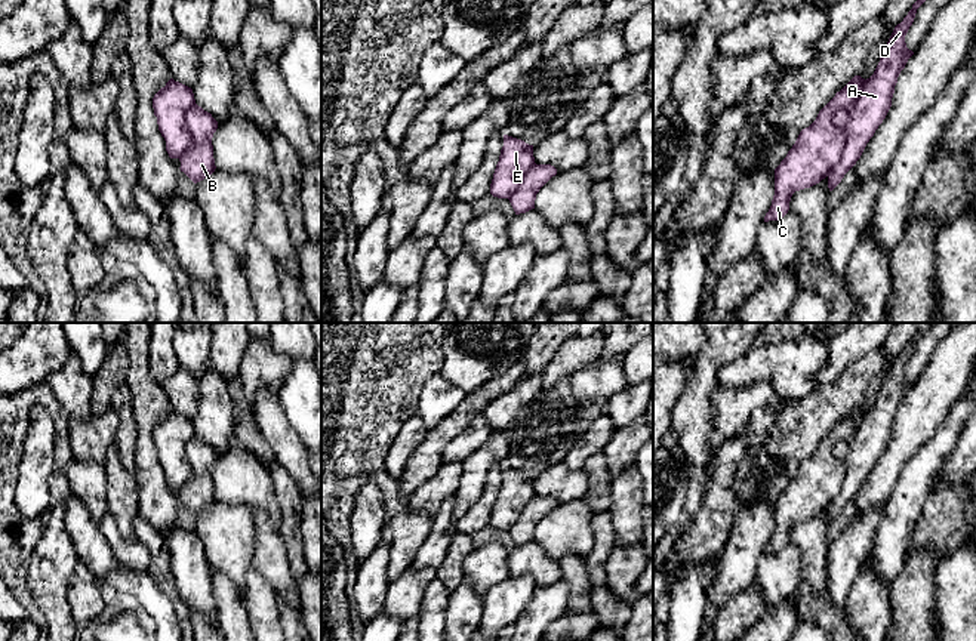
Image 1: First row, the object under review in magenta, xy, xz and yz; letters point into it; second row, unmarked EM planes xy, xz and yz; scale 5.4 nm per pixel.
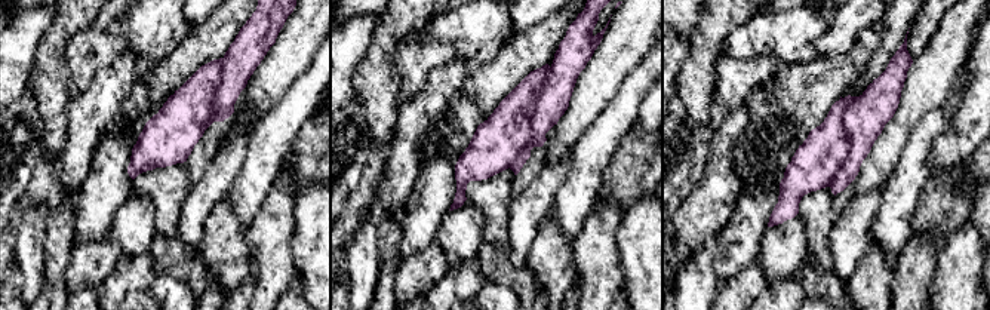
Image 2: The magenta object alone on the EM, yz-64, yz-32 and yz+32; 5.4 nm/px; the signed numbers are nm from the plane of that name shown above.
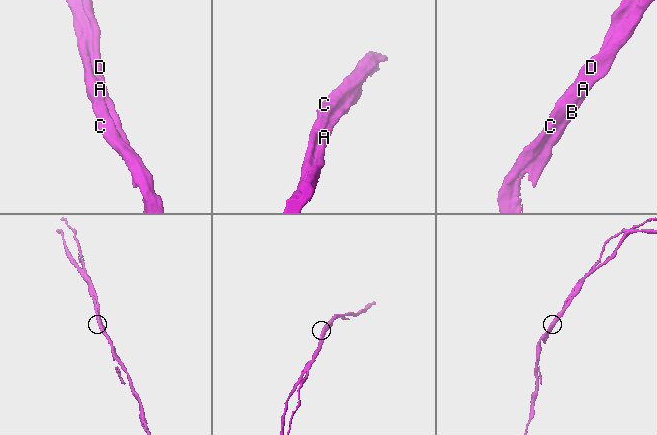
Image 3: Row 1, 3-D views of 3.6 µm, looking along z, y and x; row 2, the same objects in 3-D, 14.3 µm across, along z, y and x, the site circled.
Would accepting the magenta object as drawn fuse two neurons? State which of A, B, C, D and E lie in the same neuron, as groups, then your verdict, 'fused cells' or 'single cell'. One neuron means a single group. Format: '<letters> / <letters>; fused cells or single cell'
A B D / C E; fused cells

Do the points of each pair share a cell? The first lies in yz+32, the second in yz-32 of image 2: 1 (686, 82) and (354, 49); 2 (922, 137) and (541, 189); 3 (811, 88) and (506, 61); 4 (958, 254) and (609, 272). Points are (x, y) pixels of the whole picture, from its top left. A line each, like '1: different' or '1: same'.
1: different
2: different
3: same
4: different

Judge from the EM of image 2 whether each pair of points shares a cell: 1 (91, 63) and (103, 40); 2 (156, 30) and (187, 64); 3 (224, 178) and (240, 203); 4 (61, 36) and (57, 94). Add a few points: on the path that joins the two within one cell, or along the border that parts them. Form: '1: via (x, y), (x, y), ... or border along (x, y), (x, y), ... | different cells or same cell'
1: via (97, 57), (98, 46) | same cell
2: border along (196, 27), (156, 63) | different cells
3: border along (246, 154), (239, 174), (224, 196) | different cells
4: via (55, 51), (55, 79) | same cell

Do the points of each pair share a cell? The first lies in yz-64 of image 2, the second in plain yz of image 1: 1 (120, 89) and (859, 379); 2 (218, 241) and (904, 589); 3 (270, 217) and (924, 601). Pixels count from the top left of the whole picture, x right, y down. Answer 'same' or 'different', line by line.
1: different
2: different
3: same

